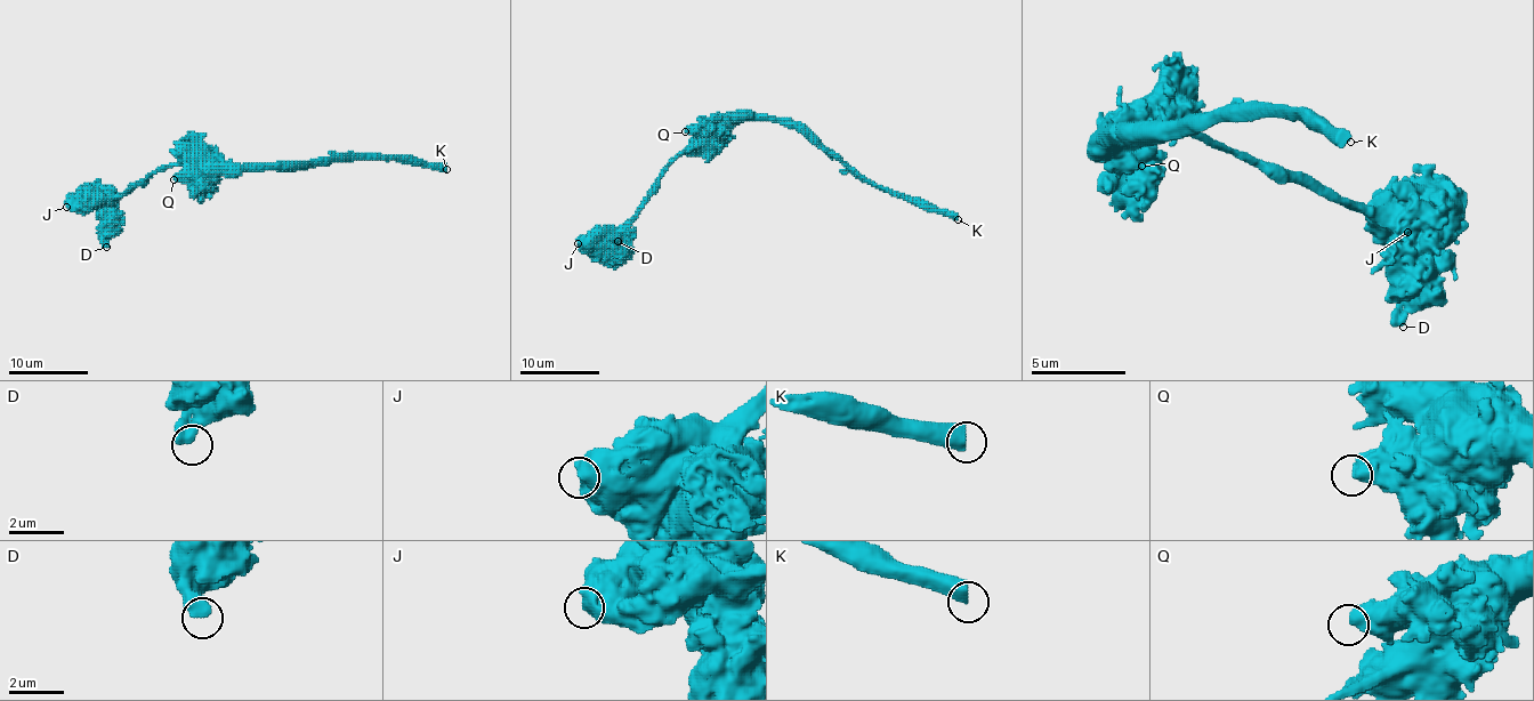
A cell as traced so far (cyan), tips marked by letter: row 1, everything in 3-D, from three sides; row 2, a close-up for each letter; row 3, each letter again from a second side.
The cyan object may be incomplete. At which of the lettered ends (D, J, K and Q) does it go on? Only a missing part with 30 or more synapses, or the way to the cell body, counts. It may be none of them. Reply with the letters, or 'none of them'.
K

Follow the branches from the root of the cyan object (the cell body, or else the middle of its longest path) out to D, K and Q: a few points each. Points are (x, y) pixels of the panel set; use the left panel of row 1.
D: (241, 166), (171, 163), (158, 169), (110, 207), (106, 247)
K: (241, 166), (329, 166), (337, 159), (420, 159), (439, 163), (446, 169)
Q: (241, 166), (198, 177), (174, 179)

